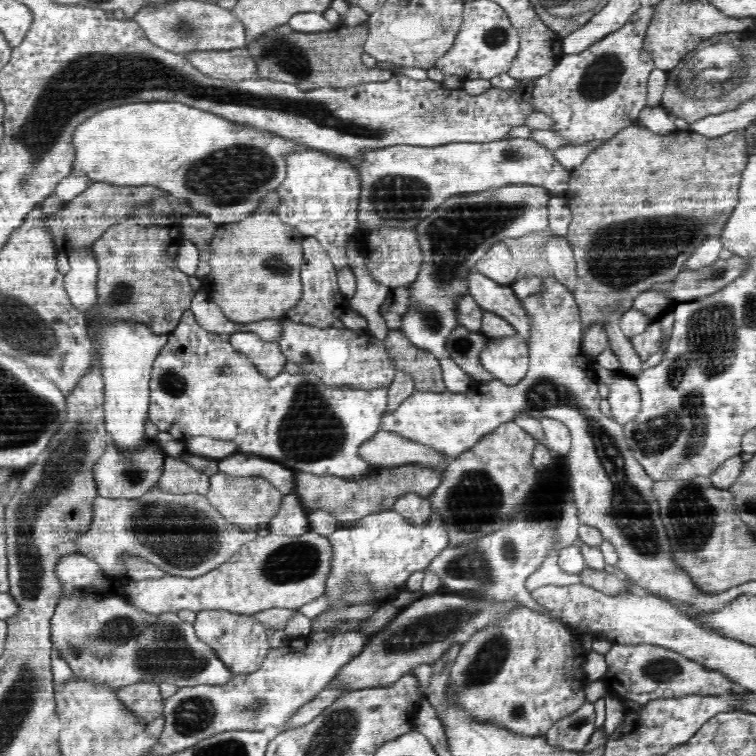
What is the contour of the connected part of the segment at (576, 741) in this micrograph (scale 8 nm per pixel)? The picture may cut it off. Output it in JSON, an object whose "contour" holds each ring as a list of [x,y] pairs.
{"contour":[[[586,701],[576,712],[560,718],[548,729],[545,737],[557,747],[581,750],[589,738],[598,730],[594,703]]]}

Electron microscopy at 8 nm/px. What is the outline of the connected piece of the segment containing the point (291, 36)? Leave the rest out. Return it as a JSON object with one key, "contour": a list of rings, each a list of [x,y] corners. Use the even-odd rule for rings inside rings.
{"contour":[[[367,23],[358,26],[338,25],[325,32],[304,33],[293,30],[289,24],[275,26],[246,47],[254,59],[260,79],[286,82],[300,90],[322,87],[349,87],[368,82],[387,82],[394,73],[391,70],[367,68],[362,62],[364,44],[369,34]]]}

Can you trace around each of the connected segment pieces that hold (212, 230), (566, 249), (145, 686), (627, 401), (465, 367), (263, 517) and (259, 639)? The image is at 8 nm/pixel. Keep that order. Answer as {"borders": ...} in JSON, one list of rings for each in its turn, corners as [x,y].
{"borders":[[[[192,214],[181,220],[181,231],[184,238],[191,240],[199,250],[199,266],[195,276],[202,280],[211,271],[209,263],[212,254],[211,242],[217,232],[217,224],[212,222],[207,215]]],[[[552,236],[545,245],[545,256],[555,278],[573,292],[578,275],[573,248],[565,238]]],[[[140,681],[125,687],[119,691],[120,699],[130,706],[130,710],[140,715],[146,723],[152,722],[163,714],[165,698],[162,698],[160,685],[148,681]]],[[[597,363],[592,369],[598,382],[609,386],[607,399],[611,406],[611,417],[619,425],[634,420],[641,409],[641,394],[635,378],[625,376],[620,370],[608,370]]],[[[459,324],[446,341],[450,358],[471,378],[474,383],[488,384],[494,375],[481,363],[481,352],[489,345],[489,337],[482,332],[471,331]]],[[[217,471],[209,476],[210,490],[205,495],[209,504],[231,524],[241,529],[256,530],[260,525],[268,526],[270,520],[281,510],[285,495],[279,492],[268,479],[256,476],[228,476]]],[[[202,610],[197,612],[193,623],[196,635],[217,653],[217,657],[225,662],[237,675],[245,675],[258,670],[271,649],[267,628],[254,615],[238,614],[229,610]]]]}

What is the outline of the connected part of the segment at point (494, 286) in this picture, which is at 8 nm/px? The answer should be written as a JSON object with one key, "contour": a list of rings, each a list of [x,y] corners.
{"contour":[[[475,271],[468,275],[469,294],[484,311],[505,318],[518,331],[518,336],[529,340],[530,317],[522,307],[521,300],[508,285],[502,285],[485,274]]]}

